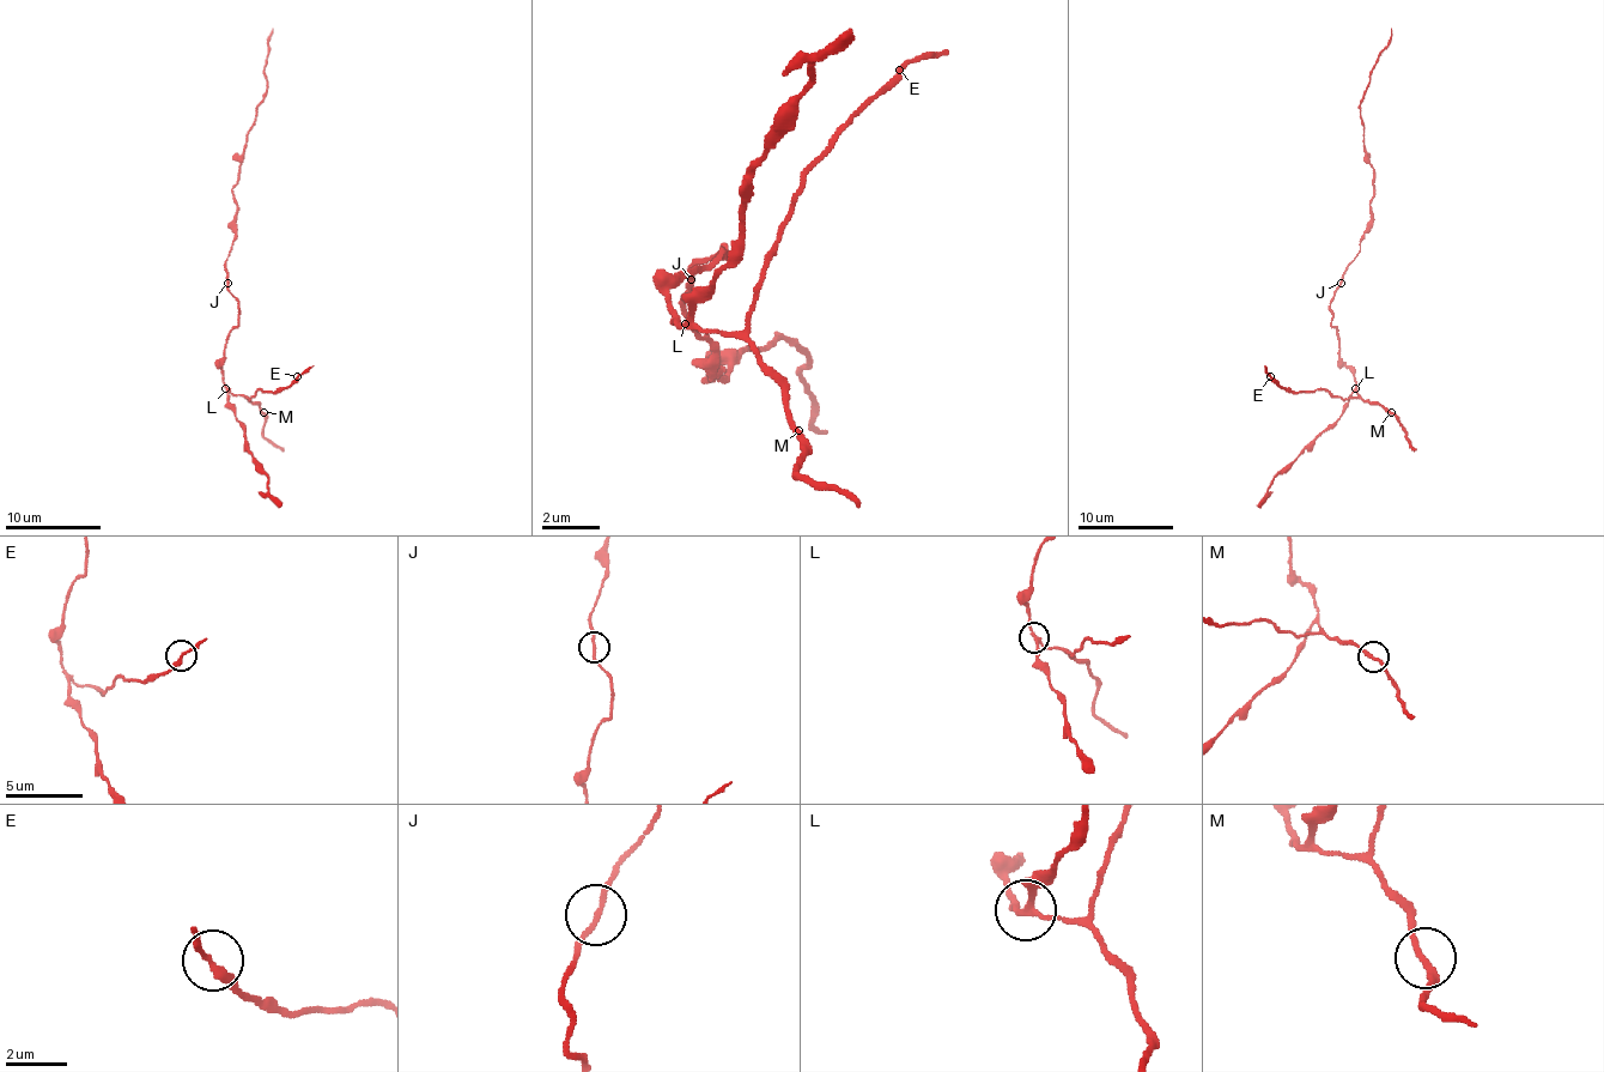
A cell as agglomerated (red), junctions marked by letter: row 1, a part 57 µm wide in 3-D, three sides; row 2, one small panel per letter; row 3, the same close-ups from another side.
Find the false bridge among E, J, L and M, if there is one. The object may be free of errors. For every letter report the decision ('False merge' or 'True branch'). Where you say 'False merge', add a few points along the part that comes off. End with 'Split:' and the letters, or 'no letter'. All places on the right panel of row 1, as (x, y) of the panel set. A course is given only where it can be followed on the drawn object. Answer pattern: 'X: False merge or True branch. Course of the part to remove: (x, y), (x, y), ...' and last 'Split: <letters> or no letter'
E: True branch
J: True branch
L: False merge. Course of the part to remove: (1355, 388), (1343, 415), (1273, 479), (1268, 496), (1258, 508)
M: True branch
Split: L

